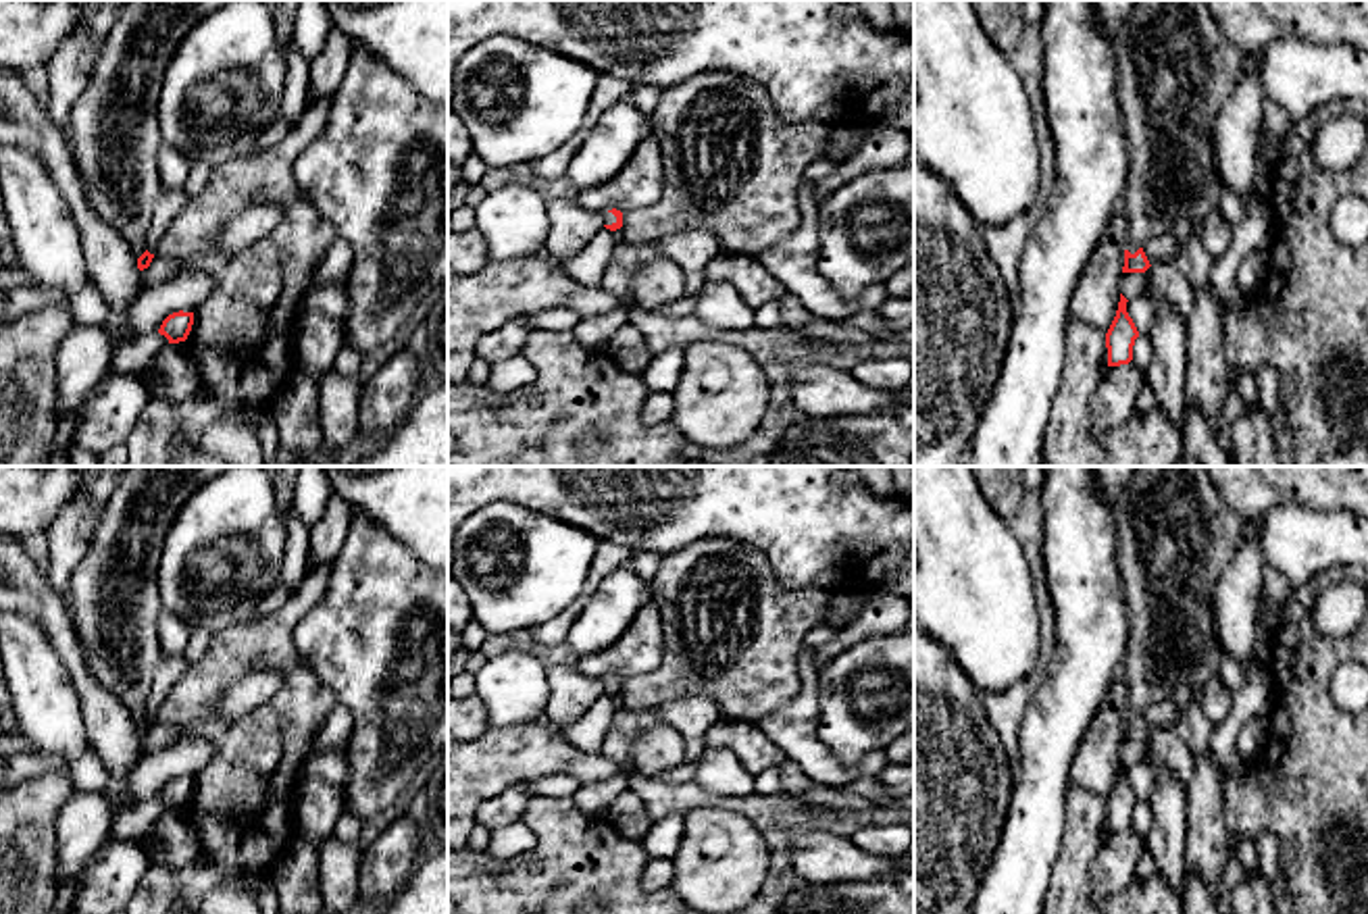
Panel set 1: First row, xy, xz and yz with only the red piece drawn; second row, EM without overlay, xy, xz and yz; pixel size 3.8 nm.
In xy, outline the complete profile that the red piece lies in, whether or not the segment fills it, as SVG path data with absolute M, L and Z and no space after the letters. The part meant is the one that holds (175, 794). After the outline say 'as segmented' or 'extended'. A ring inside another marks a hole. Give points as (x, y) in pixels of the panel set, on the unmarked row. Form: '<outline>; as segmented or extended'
M179 777L162 787L158 799L164 802L169 810L179 810L187 806L192 791L194 791L194 779Z; as segmented

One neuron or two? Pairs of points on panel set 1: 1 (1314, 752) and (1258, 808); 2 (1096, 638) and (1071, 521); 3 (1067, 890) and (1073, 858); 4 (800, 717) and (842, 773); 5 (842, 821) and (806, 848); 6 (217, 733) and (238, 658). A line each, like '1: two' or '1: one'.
1: one
2: one
3: one
4: one
5: two
6: one

